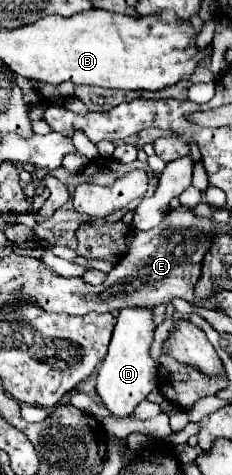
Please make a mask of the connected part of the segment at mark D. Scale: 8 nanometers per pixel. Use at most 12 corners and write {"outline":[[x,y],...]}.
{"outline":[[123,309],[95,391],[129,417],[153,389],[151,309]]}

